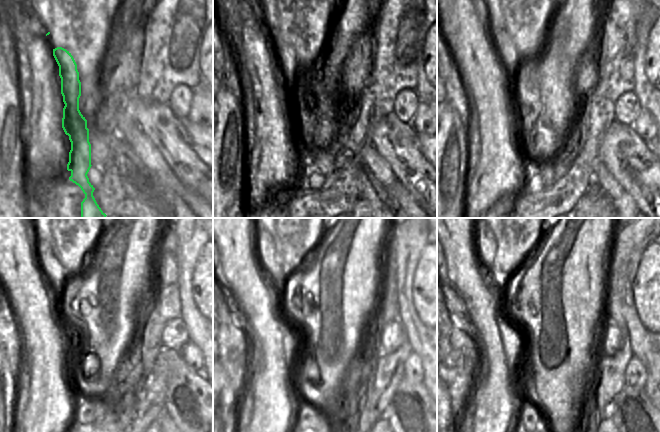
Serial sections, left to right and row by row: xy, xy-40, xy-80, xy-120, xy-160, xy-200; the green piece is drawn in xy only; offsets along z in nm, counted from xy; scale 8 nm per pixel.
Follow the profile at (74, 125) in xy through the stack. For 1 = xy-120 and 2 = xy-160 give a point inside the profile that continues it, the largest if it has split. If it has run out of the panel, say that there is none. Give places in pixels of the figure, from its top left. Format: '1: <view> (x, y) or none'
1: xy-120 (62, 280)
2: xy-160 (284, 277)

